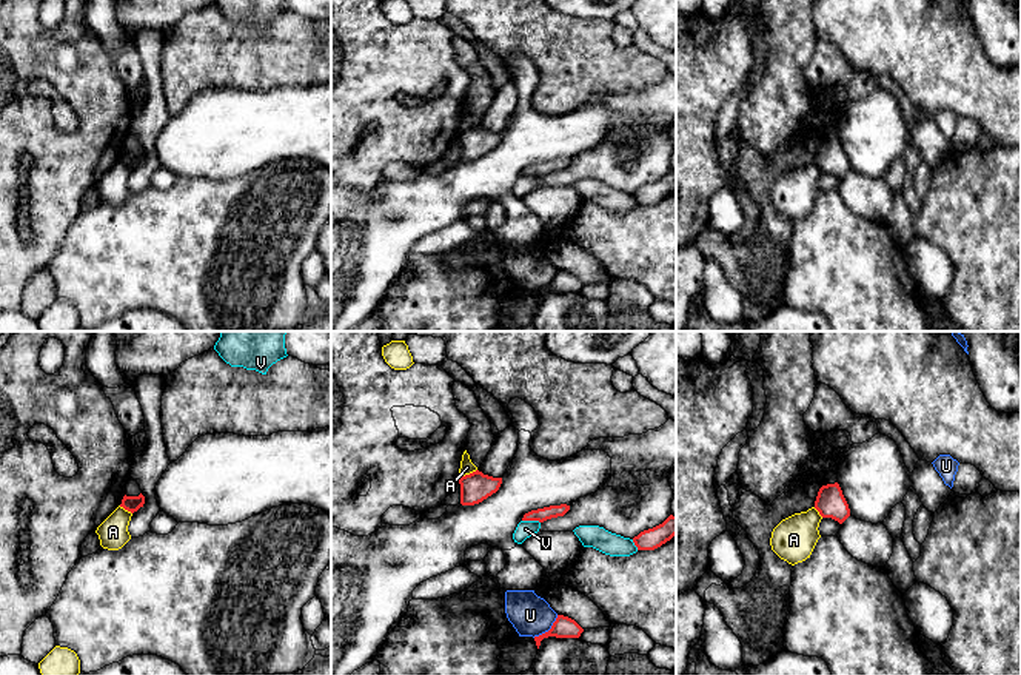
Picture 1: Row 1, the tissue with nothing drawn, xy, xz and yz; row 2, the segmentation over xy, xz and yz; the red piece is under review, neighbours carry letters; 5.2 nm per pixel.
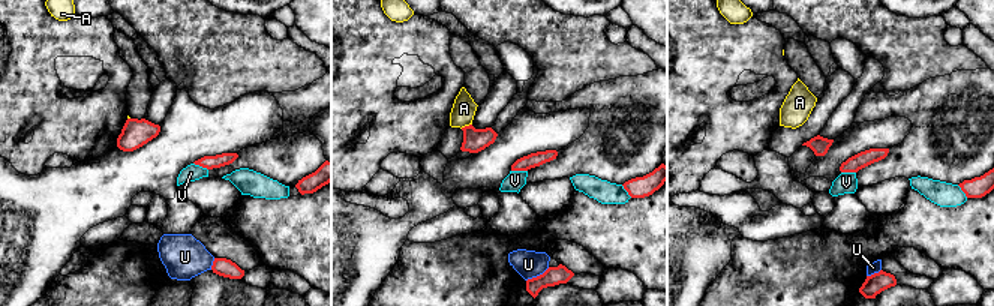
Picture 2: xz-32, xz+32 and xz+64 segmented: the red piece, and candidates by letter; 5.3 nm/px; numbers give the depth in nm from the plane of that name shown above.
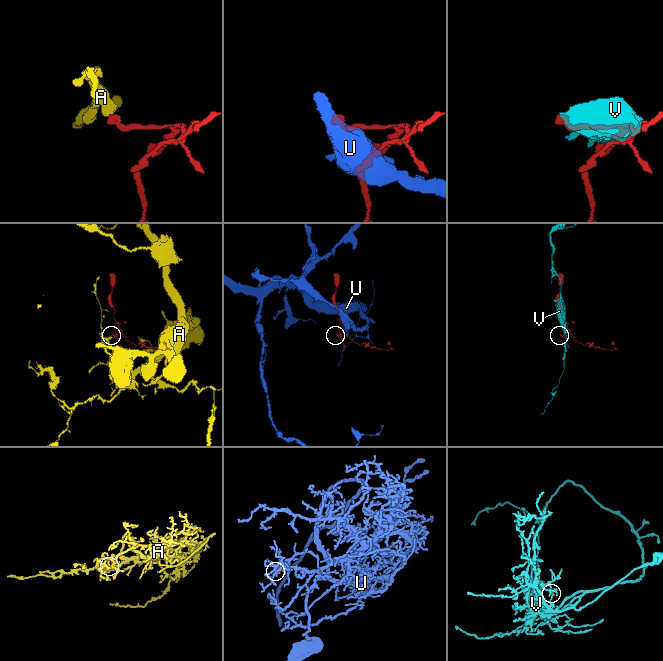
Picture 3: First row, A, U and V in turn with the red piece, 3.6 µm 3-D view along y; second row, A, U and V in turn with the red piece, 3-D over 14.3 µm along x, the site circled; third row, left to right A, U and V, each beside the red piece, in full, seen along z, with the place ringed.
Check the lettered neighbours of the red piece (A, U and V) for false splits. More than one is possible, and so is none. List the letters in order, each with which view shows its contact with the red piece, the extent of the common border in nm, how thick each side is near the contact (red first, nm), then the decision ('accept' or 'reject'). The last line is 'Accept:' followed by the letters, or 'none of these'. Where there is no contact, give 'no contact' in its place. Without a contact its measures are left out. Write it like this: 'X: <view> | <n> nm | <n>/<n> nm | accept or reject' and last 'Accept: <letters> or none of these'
A: xz | 100 nm | 160/70 nm | reject
U: xz | 180 nm | 110/220 nm | reject
V: xz | 100 nm | 70/90 nm | reject
Accept: none of these

